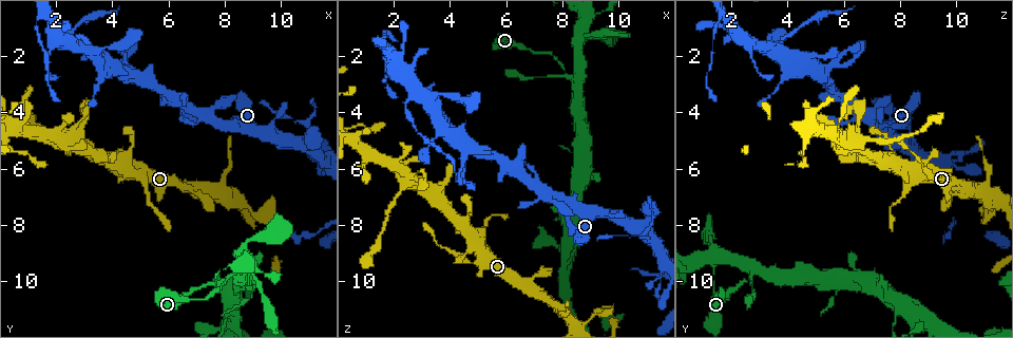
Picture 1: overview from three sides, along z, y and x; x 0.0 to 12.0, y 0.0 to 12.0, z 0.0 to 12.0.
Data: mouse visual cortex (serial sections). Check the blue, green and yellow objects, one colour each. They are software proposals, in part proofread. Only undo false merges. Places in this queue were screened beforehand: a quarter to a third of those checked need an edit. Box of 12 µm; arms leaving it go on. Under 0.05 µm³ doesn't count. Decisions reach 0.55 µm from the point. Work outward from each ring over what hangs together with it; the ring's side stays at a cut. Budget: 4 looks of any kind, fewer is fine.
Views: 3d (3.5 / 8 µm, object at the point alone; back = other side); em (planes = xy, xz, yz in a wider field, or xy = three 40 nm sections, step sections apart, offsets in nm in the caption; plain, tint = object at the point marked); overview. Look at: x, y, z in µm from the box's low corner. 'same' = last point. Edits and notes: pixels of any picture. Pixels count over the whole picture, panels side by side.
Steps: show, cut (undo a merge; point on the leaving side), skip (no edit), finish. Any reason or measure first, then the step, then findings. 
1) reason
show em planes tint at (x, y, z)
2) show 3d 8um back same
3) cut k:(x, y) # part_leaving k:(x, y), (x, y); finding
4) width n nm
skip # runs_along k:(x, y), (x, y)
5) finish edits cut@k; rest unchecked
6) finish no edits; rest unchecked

sudden change in width
show 3d 3.5um at (9.1, 7.6, 11.2)

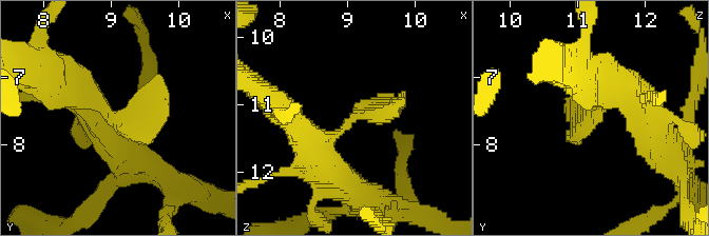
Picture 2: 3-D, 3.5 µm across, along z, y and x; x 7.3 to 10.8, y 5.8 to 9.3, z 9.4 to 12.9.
show em xy step 3 tint at (9.05, 7.60, 11.25)

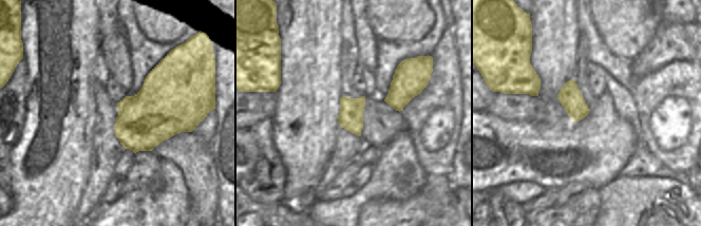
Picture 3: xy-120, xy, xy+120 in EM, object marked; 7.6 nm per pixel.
skip # runs_along 2:(302, 133), (322, 143), (360, 114), (396, 109); one cell here

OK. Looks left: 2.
a narrow waist
show 3d 3.5um at (2.5, 1.4, 3.7)

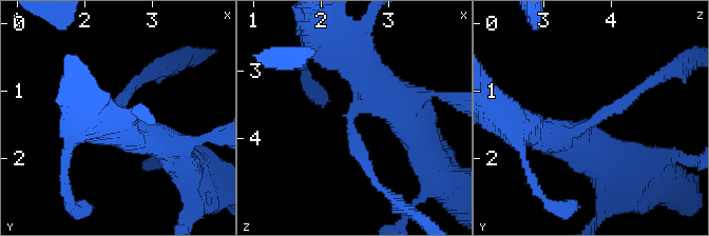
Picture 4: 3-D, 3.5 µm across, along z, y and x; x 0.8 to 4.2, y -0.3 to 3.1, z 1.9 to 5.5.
arm_widths 200, 450 nm
show em planes tint at (2.45, 1.45, 3.75)

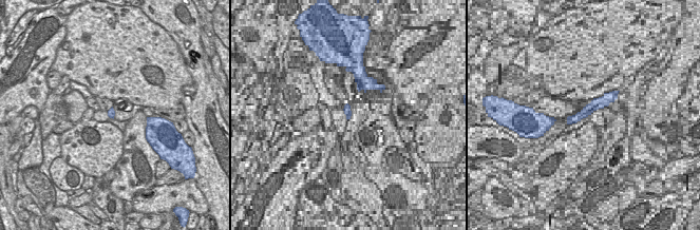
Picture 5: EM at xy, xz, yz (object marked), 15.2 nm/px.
cut 4:(623, 102) # part_leaving 4:(591, 122), (666, 77); a second cell is stuck on

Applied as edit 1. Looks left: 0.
finish edits cut@4; rest unchecked

